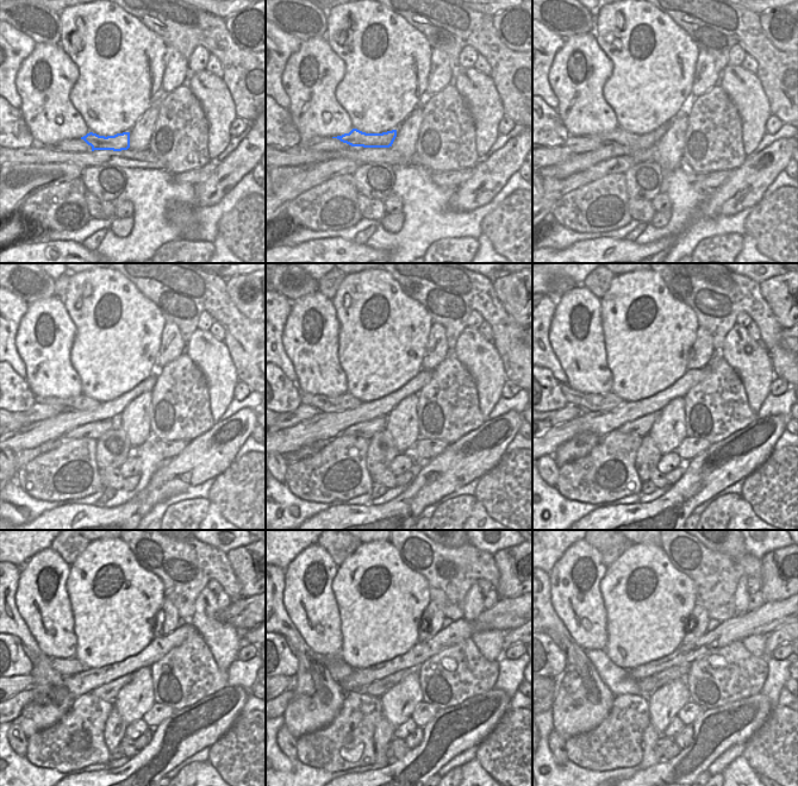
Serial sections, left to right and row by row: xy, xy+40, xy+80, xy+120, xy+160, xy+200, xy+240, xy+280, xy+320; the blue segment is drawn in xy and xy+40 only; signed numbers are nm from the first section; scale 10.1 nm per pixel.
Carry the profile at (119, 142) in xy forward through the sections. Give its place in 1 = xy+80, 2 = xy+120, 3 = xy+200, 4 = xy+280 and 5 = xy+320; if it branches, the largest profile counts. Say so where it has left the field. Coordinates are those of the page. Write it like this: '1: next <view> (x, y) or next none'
1: next xy+80 (618, 136)
2: next xy+120 (80, 403)
3: next xy+200 (590, 403)
4: next xy+280 (292, 648)
5: next xy+320 (556, 640)

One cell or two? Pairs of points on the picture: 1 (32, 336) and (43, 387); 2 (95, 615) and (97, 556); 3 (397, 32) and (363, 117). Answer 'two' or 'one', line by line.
1: one
2: one
3: one

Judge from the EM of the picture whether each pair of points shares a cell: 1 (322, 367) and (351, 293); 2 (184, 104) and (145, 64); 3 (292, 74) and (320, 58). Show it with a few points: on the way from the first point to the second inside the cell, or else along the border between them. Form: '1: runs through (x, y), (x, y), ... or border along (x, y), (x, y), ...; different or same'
1: border along (330, 300), (338, 323), (338, 354); different
2: border along (164, 94), (162, 99); different
3: runs through (298, 64), (303, 55), (311, 52); same

